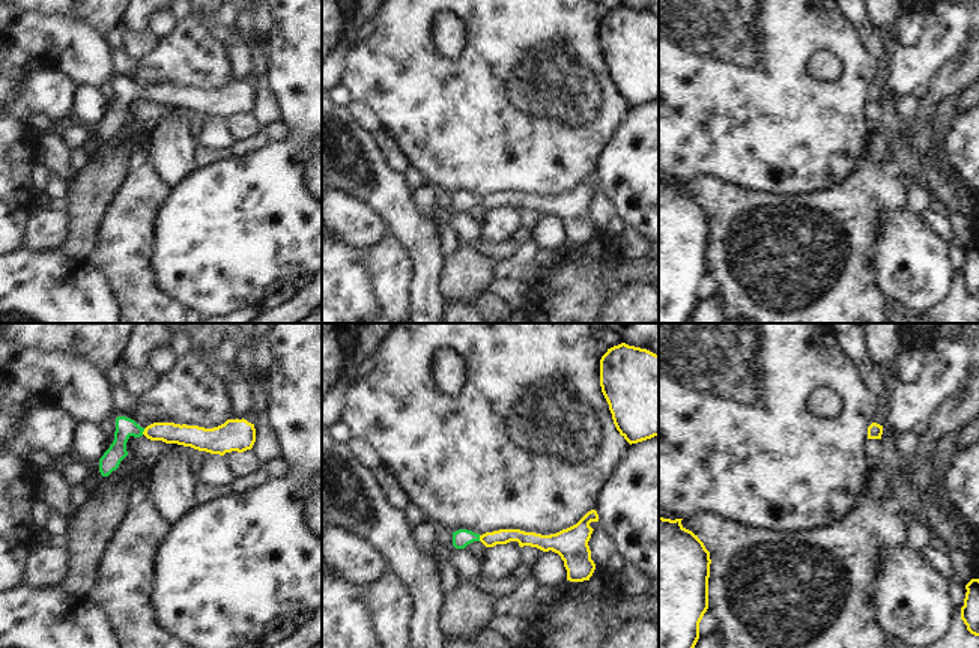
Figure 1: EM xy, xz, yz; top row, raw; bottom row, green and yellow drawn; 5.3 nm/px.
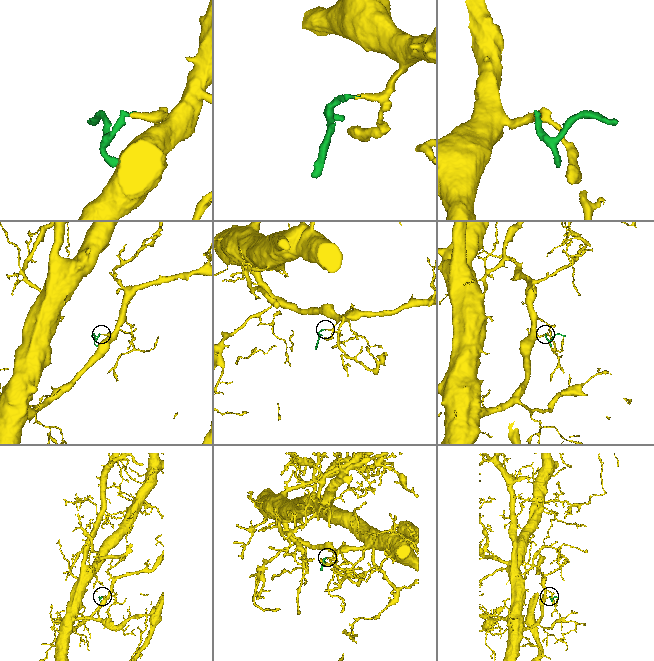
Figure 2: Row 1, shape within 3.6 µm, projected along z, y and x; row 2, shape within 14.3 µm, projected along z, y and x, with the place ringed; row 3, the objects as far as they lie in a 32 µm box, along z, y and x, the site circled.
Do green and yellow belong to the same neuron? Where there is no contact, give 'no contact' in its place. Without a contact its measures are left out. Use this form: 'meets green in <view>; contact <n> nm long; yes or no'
meets green in xy; contact 40 nm long; yes

